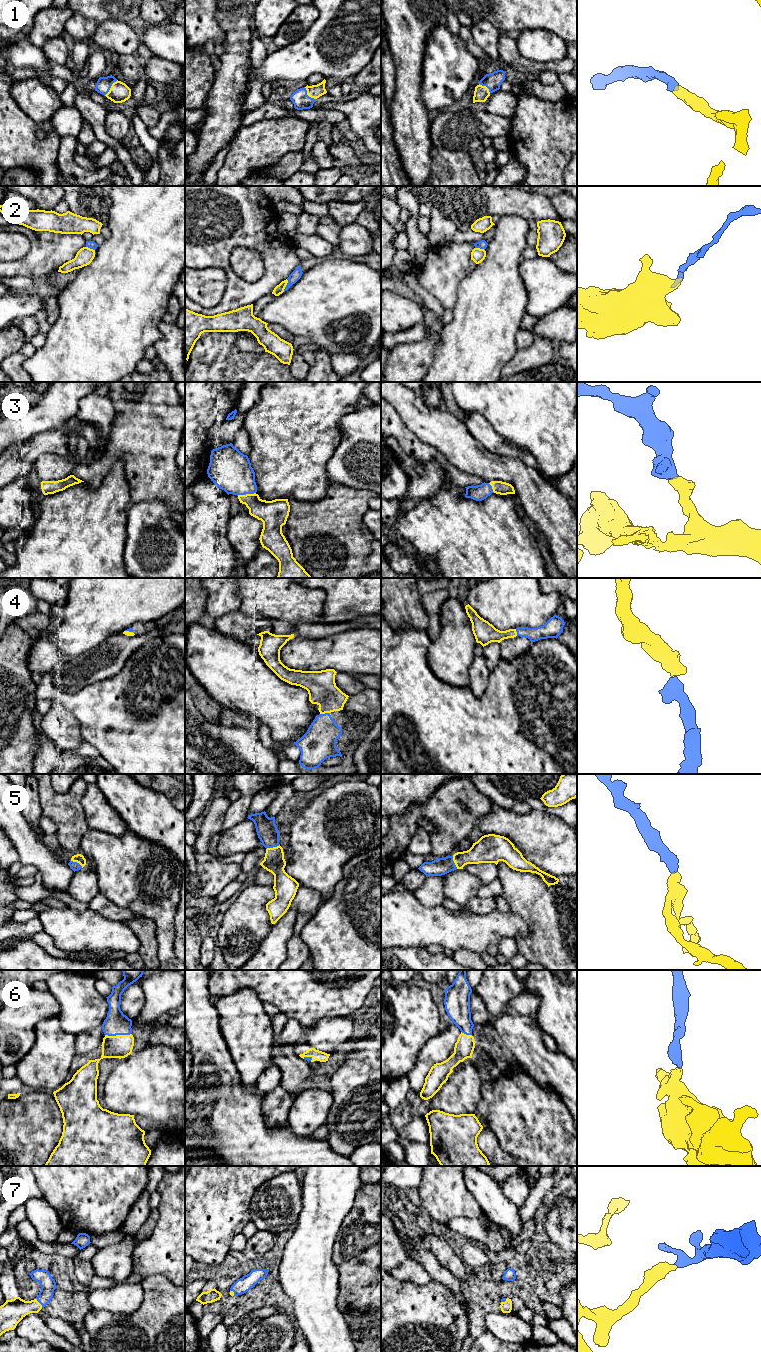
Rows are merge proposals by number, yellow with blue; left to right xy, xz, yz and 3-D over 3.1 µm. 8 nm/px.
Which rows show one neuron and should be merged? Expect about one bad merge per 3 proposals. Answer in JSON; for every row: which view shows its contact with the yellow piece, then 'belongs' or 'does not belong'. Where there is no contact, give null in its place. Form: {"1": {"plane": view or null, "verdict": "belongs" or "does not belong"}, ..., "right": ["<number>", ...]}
{"1": {"plane": "xy", "verdict": "belongs"}, "2": {"plane": "xz", "verdict": "does not belong"}, "3": {"plane": "xz", "verdict": "belongs"}, "4": {"plane": "xz", "verdict": "belongs"}, "5": {"plane": "xz", "verdict": "belongs"}, "6": {"plane": "xy", "verdict": "belongs"}, "7": {"plane": "xy", "verdict": "belongs"}, "right": ["1", "3", "4", "5", "6", "7"]}

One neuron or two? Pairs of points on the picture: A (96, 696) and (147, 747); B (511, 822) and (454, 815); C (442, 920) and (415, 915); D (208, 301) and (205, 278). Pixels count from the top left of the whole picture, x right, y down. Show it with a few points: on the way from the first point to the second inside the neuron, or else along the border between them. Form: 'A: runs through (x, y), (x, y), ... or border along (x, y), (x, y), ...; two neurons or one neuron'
A: runs through (110, 710), (128, 728), (132, 728), (134, 733); one neuron
B: border along (492, 802), (491, 809), (477, 821); two neurons
C: runs through (435, 921), (422, 921); one neuron
D: runs through (208, 295), (205, 284); one neuron

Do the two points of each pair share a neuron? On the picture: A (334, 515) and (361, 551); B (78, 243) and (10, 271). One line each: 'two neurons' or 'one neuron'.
A: one neuron
B: one neuron

